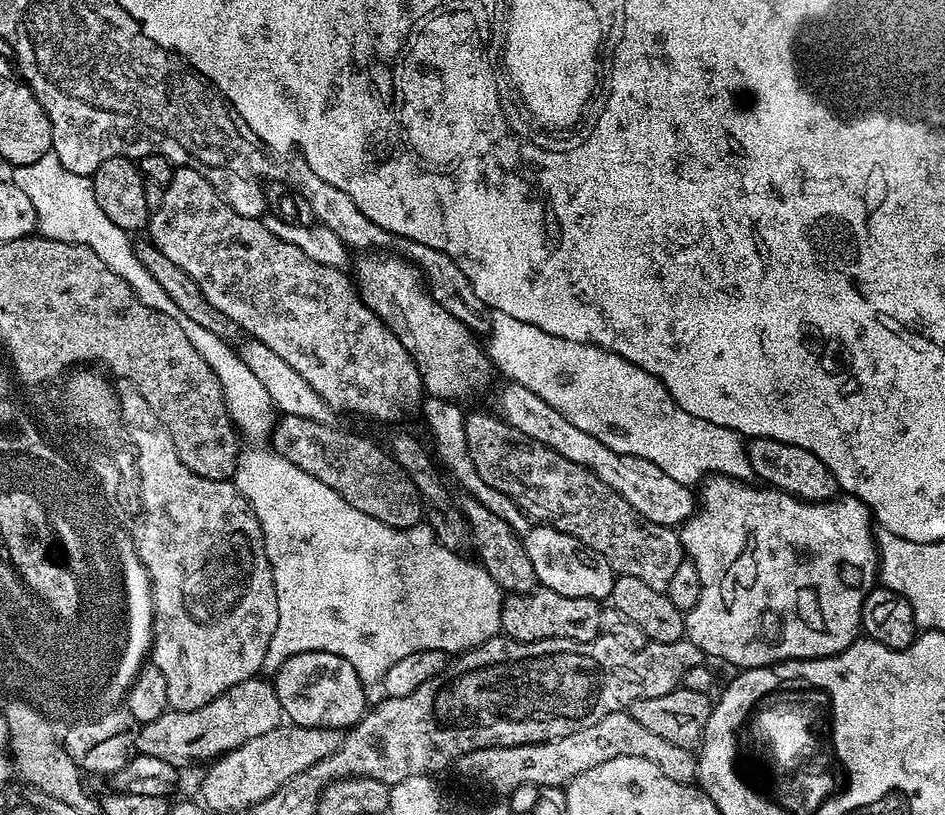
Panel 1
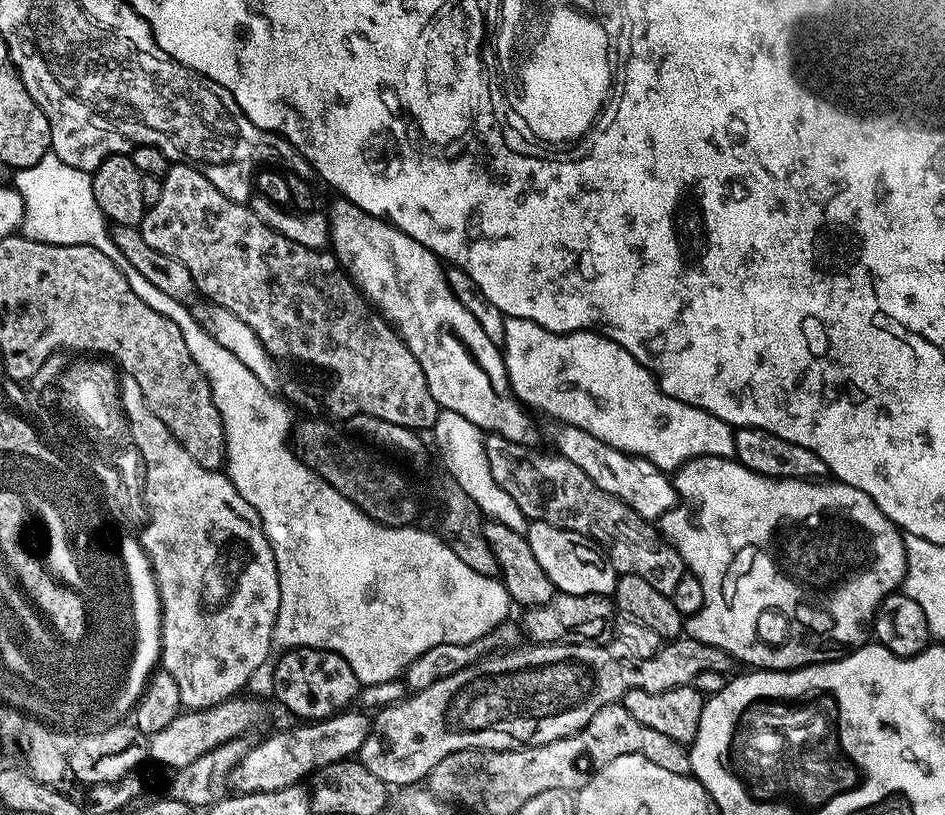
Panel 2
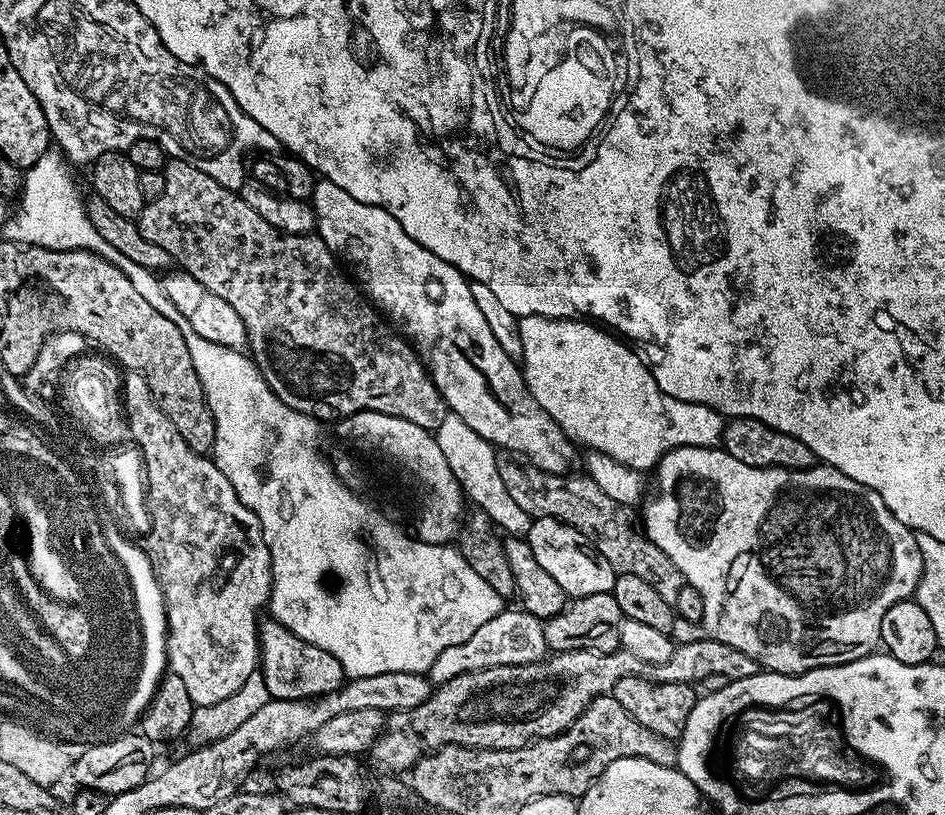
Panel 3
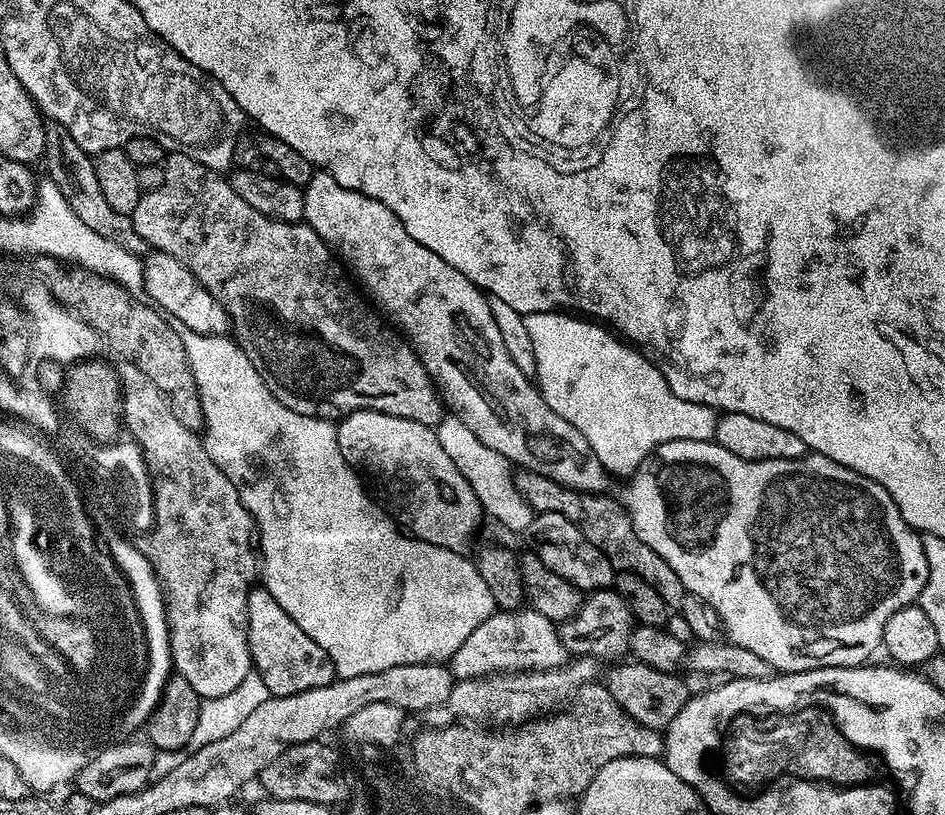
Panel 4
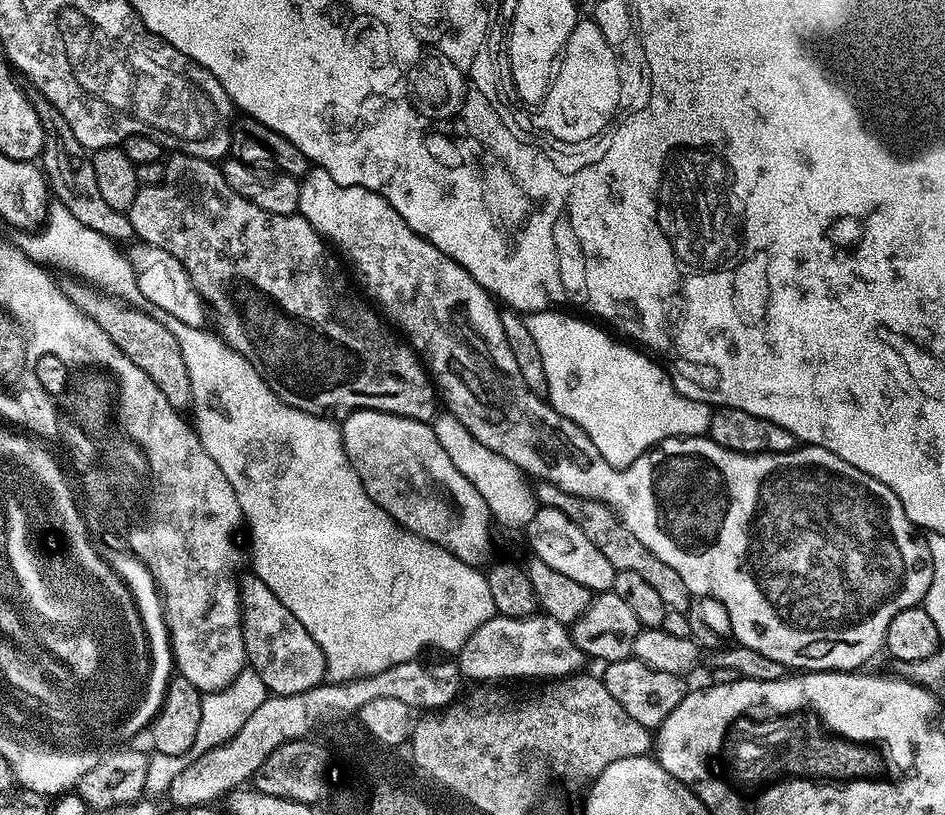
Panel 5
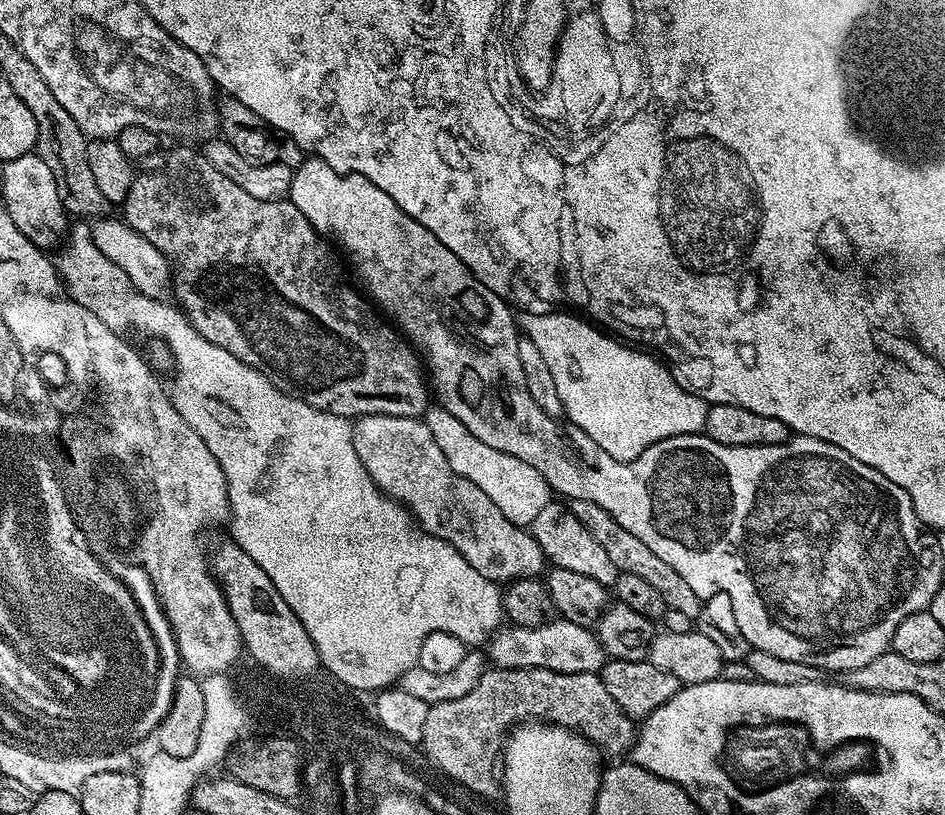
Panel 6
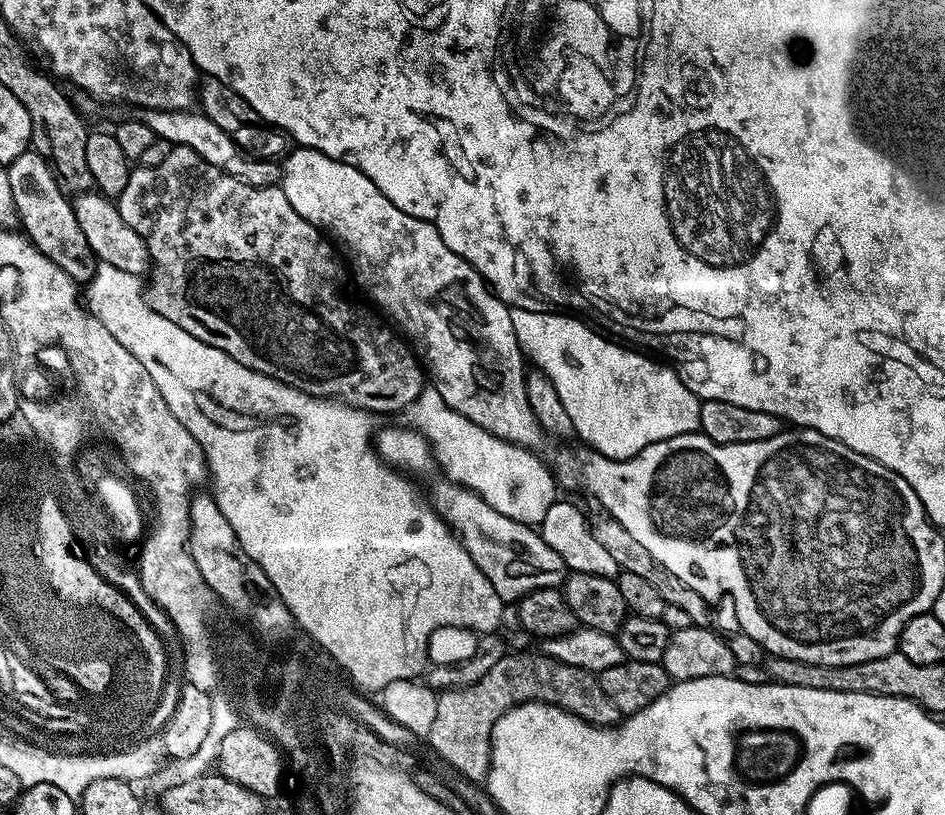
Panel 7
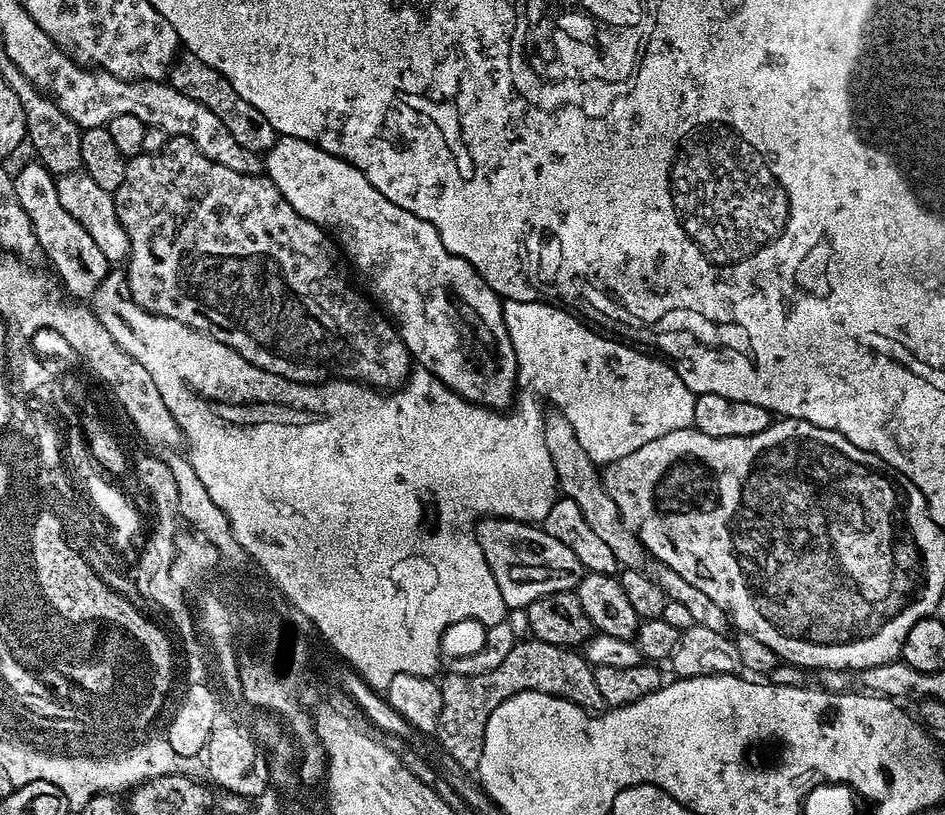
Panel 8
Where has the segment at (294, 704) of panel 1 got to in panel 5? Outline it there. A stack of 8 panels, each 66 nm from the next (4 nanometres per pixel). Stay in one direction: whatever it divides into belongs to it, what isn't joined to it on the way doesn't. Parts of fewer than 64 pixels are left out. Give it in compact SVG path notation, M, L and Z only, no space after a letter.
M254 574L249 575L249 580L241 579L238 587L244 654L257 678L269 688L267 691L274 696L293 696L325 683L328 663L318 642L314 642L306 626L282 606L278 594Z

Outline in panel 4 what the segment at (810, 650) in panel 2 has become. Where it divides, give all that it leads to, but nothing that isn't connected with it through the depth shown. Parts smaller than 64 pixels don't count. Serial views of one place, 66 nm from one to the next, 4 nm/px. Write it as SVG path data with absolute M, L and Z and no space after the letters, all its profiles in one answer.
M671 440L658 446L647 460L642 461L625 484L628 485L624 488L622 503L639 540L646 542L654 554L662 554L662 558L670 562L674 574L682 578L685 593L706 601L720 615L723 631L731 643L746 646L746 650L766 658L777 673L863 665L867 661L864 659L875 648L881 647L890 614L908 604L917 603L926 586L928 563L921 533L904 521L894 498L890 498L890 494L878 486L878 482L825 456L805 454L796 460L747 460L738 458L738 454L730 454L730 450L722 450L722 446L712 440Z

